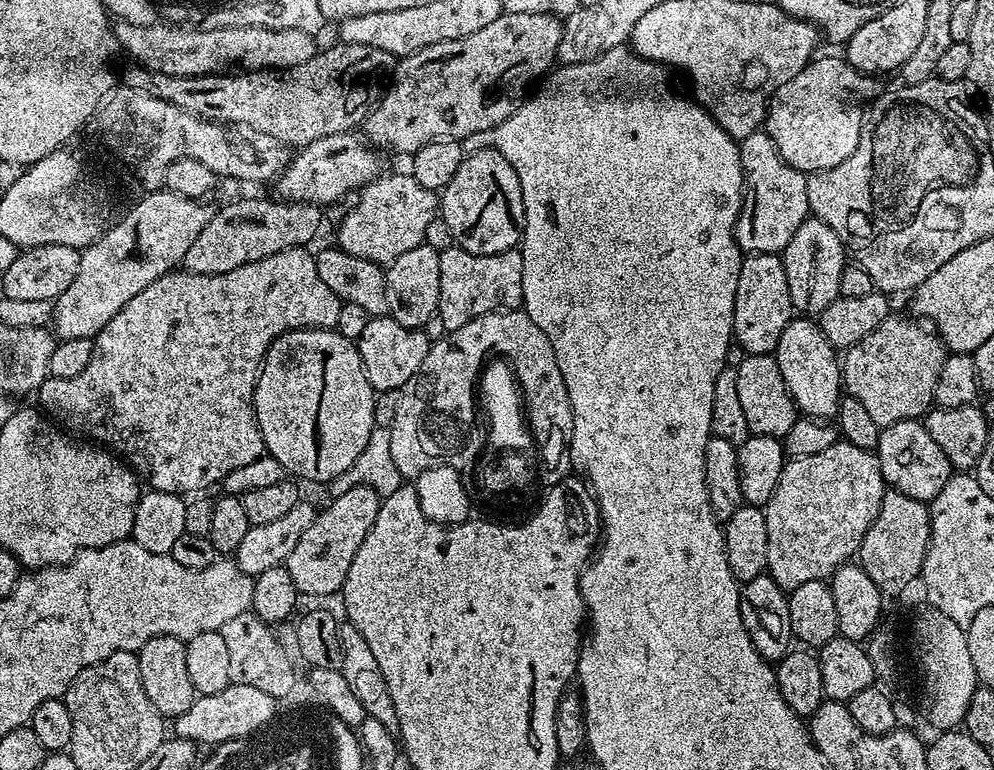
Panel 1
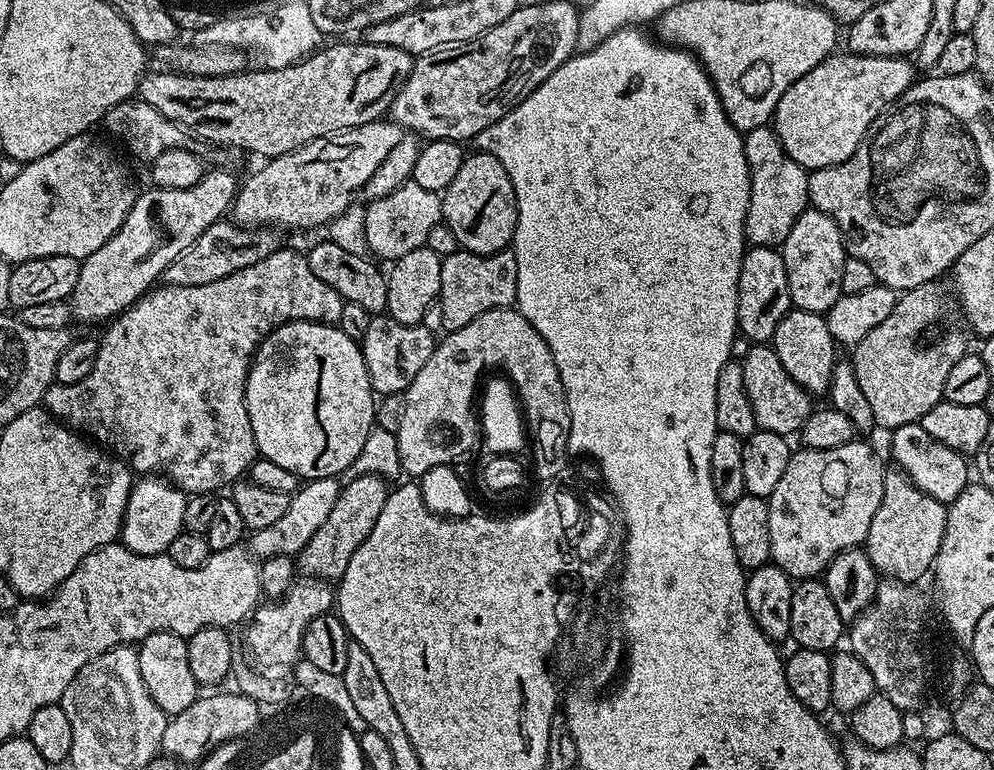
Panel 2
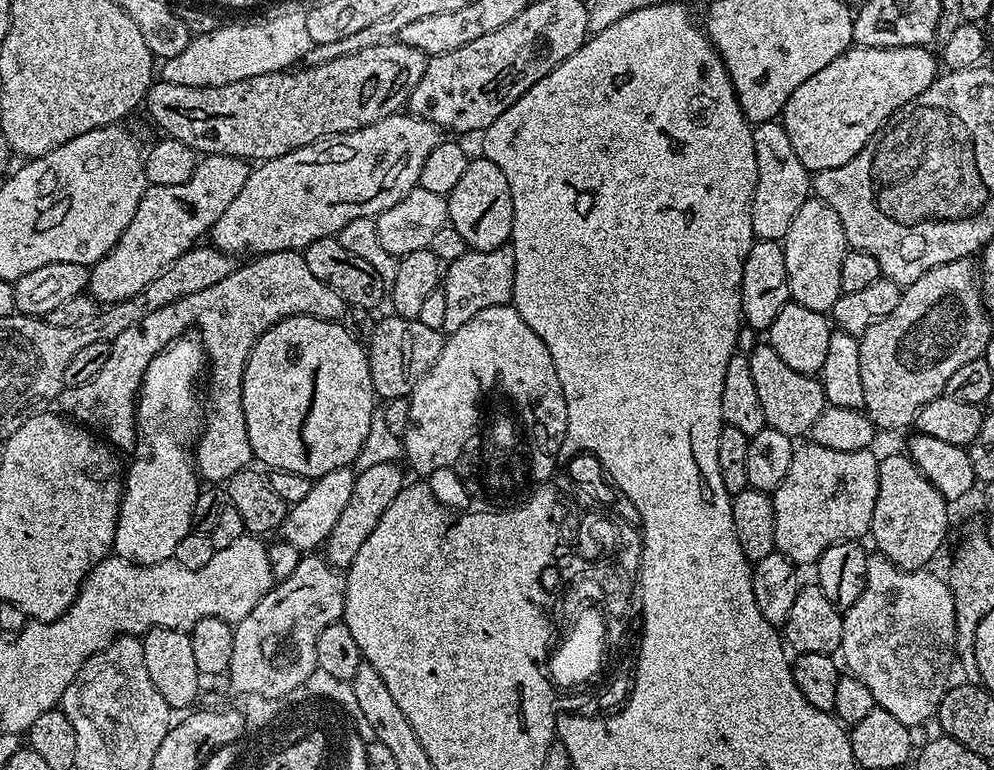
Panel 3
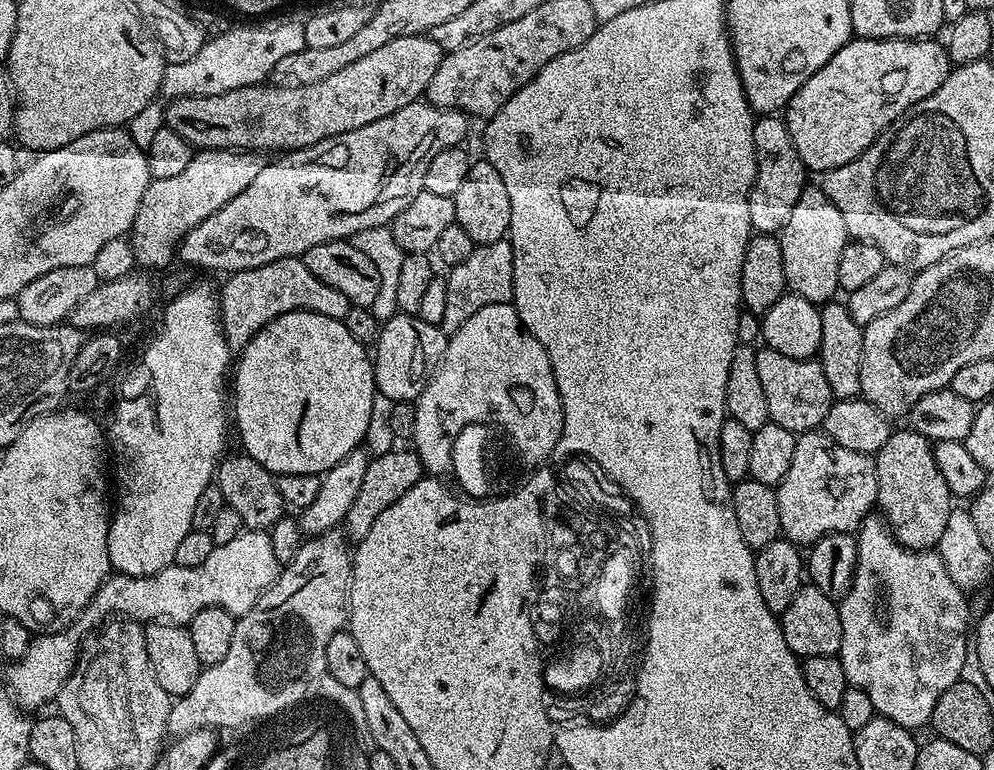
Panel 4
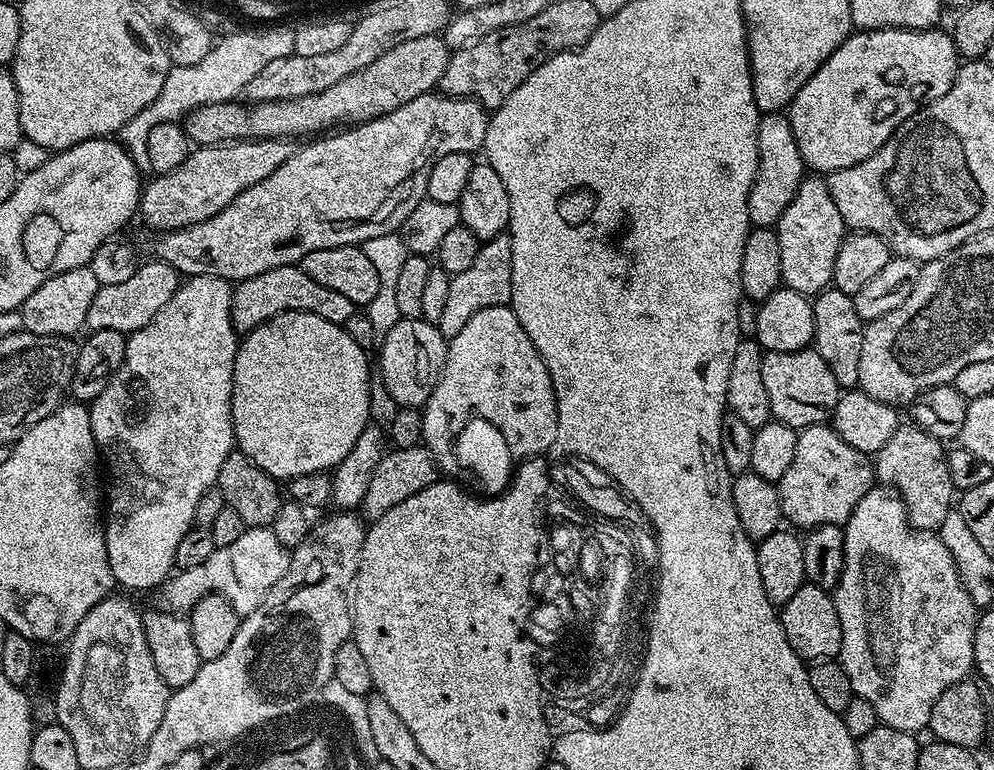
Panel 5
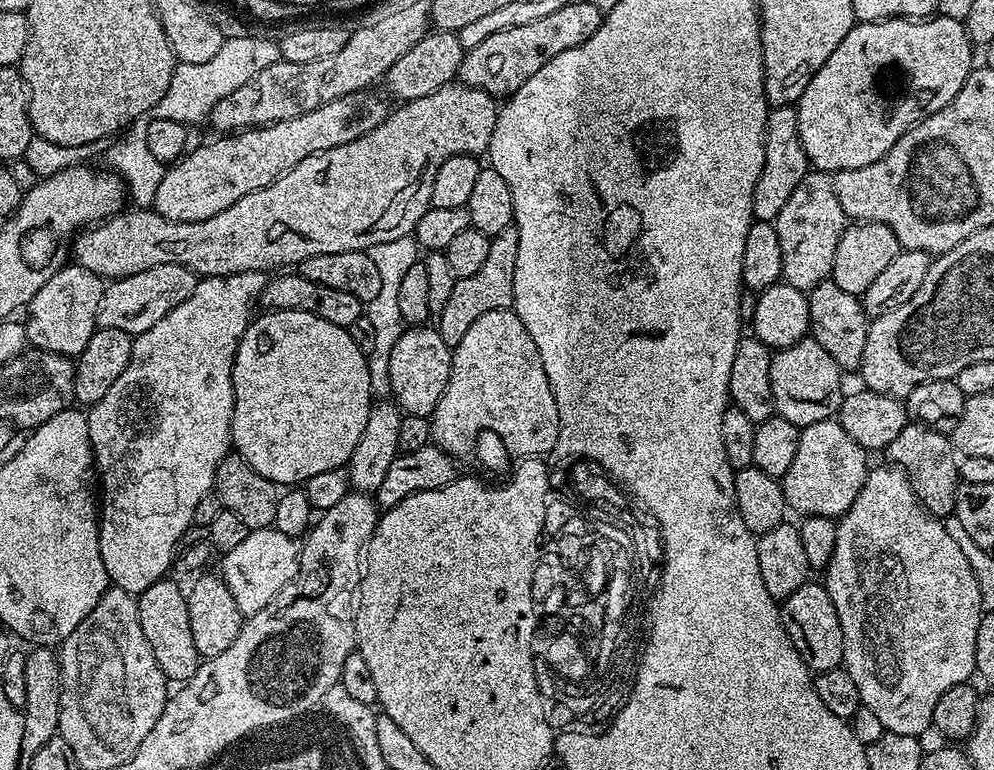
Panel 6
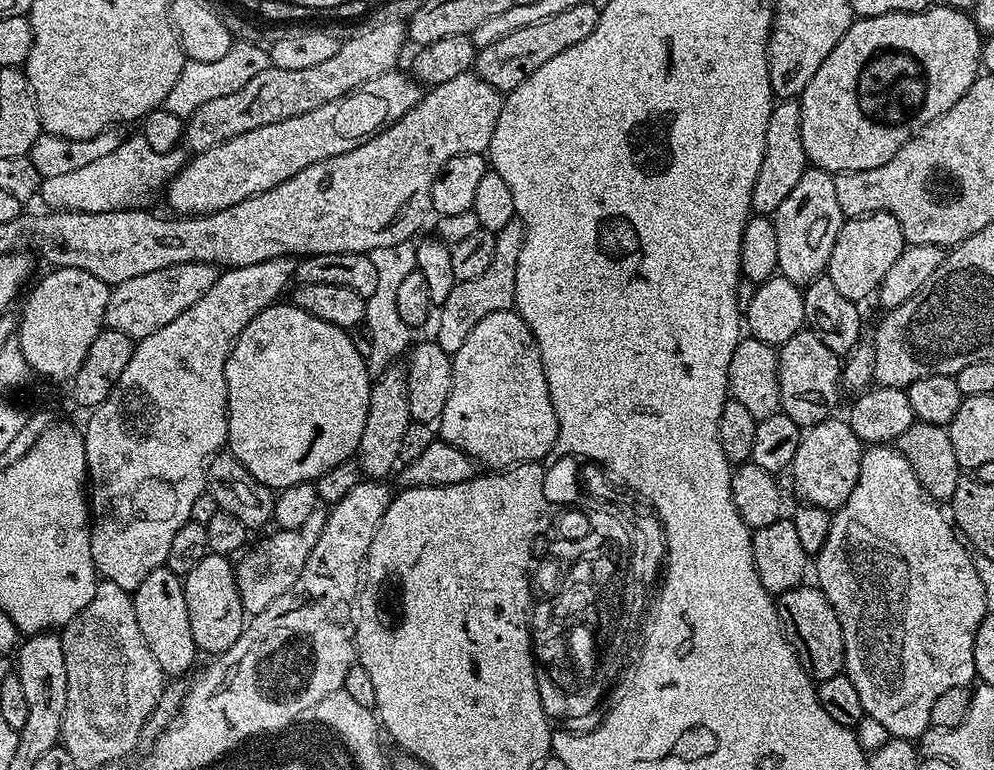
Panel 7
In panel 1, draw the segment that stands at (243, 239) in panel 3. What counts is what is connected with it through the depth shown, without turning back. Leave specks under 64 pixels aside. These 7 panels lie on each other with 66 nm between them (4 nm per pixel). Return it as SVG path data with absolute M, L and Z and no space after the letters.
M352 132L330 134L330 138L318 138L305 144L289 159L275 181L275 195L282 200L301 200L304 204L325 206L343 198L347 192L355 193L381 175L377 149L369 146Z

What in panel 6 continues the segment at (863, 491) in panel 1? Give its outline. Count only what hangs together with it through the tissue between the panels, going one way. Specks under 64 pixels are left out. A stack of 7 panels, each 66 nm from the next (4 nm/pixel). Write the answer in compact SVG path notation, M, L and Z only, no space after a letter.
M839 419L814 422L800 429L798 454L790 462L790 470L782 477L784 503L789 509L805 516L830 516L839 518L854 506L854 498L862 490L870 471L869 453L846 430Z

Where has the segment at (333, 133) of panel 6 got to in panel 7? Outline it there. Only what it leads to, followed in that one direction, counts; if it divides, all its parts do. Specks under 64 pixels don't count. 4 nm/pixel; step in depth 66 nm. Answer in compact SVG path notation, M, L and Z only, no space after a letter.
M393 70L347 92L342 98L334 98L334 102L326 102L326 106L318 106L318 110L306 110L306 114L238 134L224 144L195 153L193 160L168 181L168 204L176 211L173 213L184 218L208 216L211 212L238 206L238 202L262 194L286 182L286 178L294 178L298 170L306 170L314 162L362 146L381 128L398 122L421 95L421 85L411 75L403 76L400 70Z

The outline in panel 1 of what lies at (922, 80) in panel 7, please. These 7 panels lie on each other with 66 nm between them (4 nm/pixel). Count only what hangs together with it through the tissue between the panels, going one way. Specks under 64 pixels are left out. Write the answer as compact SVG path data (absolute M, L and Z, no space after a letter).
M817 55L786 86L777 90L768 102L768 111L762 125L763 131L778 148L778 154L794 170L805 174L830 170L830 166L838 166L838 162L846 162L850 154L854 154L854 146L858 146L858 138L862 130L864 113L878 95L875 75L860 72L850 66L843 55L820 56Z

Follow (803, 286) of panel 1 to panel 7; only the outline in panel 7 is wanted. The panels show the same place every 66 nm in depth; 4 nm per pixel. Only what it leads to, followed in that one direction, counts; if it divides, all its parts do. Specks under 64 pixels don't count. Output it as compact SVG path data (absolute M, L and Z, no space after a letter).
M807 167L802 178L790 190L788 197L774 213L778 234L778 272L790 282L807 286L828 271L834 241L846 217L838 206L838 193L834 190L834 175L821 168Z

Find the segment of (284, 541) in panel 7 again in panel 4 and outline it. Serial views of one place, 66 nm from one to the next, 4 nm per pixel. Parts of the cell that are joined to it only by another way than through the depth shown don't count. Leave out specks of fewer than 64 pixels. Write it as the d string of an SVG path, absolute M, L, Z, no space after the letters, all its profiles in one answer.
M245 530L231 542L215 545L210 558L206 558L202 566L178 566L174 563L169 568L158 570L158 574L149 576L109 575L71 628L37 635L30 640L26 654L7 665L9 668L4 672L7 691L24 710L36 708L47 700L55 701L66 678L70 678L76 663L82 658L80 639L99 629L109 618L117 616L137 622L167 622L187 626L198 610L207 608L221 608L239 618L254 607L281 571L278 558L274 558L274 546L270 546L268 532Z

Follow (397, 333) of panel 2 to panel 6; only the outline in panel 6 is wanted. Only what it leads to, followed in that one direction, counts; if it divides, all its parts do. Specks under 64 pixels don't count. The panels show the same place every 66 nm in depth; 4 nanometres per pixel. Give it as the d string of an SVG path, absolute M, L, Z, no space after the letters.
M405 327L402 338L398 338L398 342L394 342L394 350L390 350L388 377L395 403L409 416L431 417L446 390L451 369L452 348L446 342L442 342L435 327Z

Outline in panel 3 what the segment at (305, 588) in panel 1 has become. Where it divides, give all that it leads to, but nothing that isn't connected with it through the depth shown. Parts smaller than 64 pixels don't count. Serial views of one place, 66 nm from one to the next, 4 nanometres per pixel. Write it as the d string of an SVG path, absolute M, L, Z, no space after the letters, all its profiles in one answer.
M382 462L382 466L370 466L370 470L356 476L354 494L346 510L342 510L342 518L338 518L334 530L330 530L326 541L326 549L328 548L326 559L333 568L347 570L352 565L358 550L362 550L362 542L370 538L370 530L374 530L374 526L378 526L378 518L386 514L386 506L390 506L390 502L398 498L398 494L406 483L405 469L400 467L399 463Z

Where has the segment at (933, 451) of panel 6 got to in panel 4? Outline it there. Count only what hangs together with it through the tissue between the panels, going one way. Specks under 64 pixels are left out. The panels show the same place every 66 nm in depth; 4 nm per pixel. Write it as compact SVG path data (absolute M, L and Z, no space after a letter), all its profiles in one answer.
M905 426L901 432L893 431L886 446L874 456L878 478L876 504L884 523L904 548L935 549L954 507L954 497L946 486L946 478L942 478L942 470L938 470L933 447L933 441Z

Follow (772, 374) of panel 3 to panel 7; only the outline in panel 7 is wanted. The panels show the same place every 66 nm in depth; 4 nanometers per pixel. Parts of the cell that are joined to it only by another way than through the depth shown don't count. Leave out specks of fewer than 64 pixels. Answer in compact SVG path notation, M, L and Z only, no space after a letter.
M801 330L778 348L778 390L780 411L785 412L801 428L807 430L829 419L842 393L842 360L822 343L818 334Z

